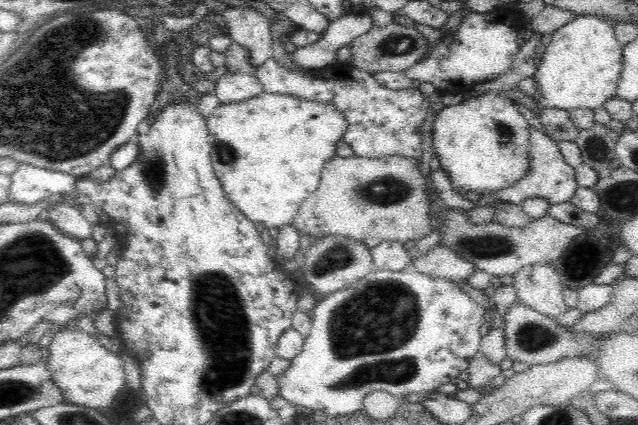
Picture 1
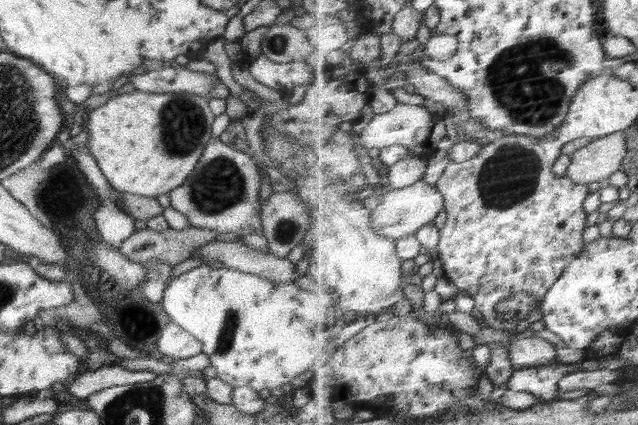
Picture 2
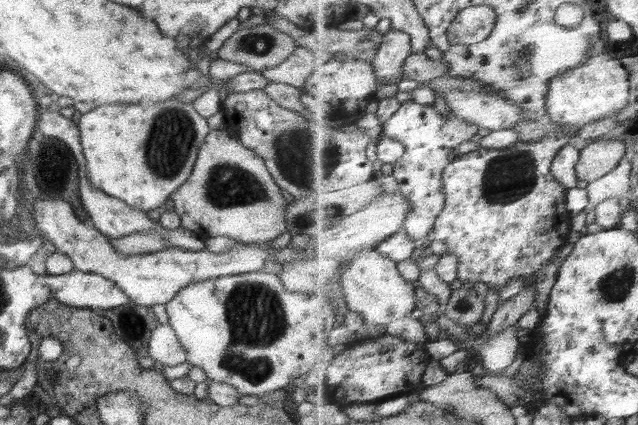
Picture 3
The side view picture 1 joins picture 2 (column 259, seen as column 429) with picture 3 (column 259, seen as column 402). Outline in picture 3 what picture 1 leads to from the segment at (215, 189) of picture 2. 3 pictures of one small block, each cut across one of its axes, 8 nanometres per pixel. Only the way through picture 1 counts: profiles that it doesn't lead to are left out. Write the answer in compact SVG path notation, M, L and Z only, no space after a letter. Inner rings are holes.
M209 129L200 145L191 175L170 196L174 210L181 218L181 226L203 241L212 236L229 236L241 243L270 243L287 233L286 207L281 188L274 182L264 160L246 148L236 136L222 129Z

